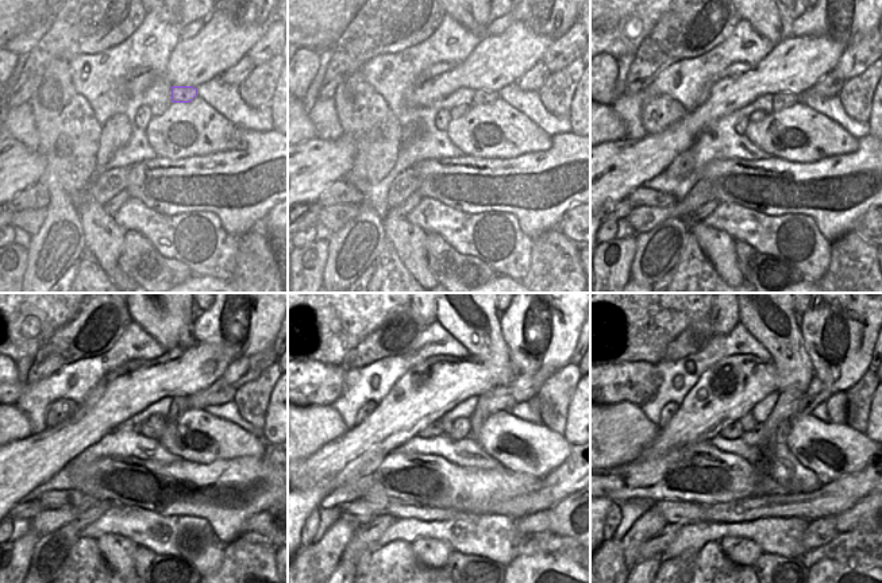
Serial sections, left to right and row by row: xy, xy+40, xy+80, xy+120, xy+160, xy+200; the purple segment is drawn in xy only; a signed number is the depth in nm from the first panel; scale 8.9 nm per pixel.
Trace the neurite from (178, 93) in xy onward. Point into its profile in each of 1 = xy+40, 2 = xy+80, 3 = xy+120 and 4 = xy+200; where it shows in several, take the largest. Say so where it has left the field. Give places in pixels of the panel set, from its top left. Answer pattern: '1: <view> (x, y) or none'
1: xy+40 (481, 96)
2: xy+80 (782, 100)
3: xy+120 (178, 405)
4: xy+200 (782, 432)

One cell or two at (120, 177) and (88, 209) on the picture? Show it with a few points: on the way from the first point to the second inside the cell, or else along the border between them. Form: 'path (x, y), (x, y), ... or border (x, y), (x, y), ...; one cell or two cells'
border (88, 185), (88, 193), (101, 205); two cells

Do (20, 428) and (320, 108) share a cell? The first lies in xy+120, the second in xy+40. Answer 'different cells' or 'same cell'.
different cells

